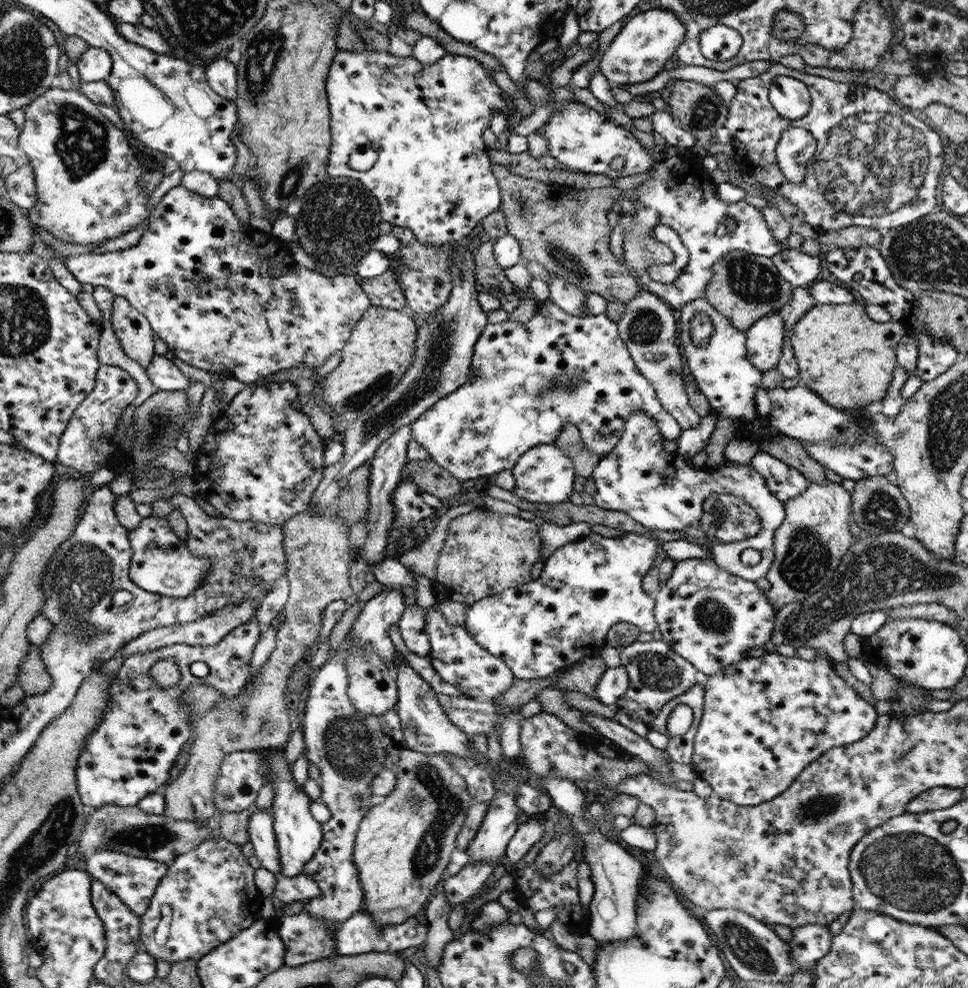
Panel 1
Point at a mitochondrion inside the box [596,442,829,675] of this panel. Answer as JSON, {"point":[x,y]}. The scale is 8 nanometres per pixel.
{"point":[714,617]}

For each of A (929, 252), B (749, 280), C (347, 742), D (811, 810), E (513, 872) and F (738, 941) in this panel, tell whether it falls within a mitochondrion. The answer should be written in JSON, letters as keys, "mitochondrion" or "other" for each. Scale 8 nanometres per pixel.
{"A":"mitochondrion","B":"mitochondrion","C":"mitochondrion","D":"mitochondrion","E":"other","F":"mitochondrion"}

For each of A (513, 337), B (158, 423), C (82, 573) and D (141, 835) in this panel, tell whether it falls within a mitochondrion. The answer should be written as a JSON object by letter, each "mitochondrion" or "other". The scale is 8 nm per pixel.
{"A":"other","B":"mitochondrion","C":"mitochondrion","D":"mitochondrion"}

